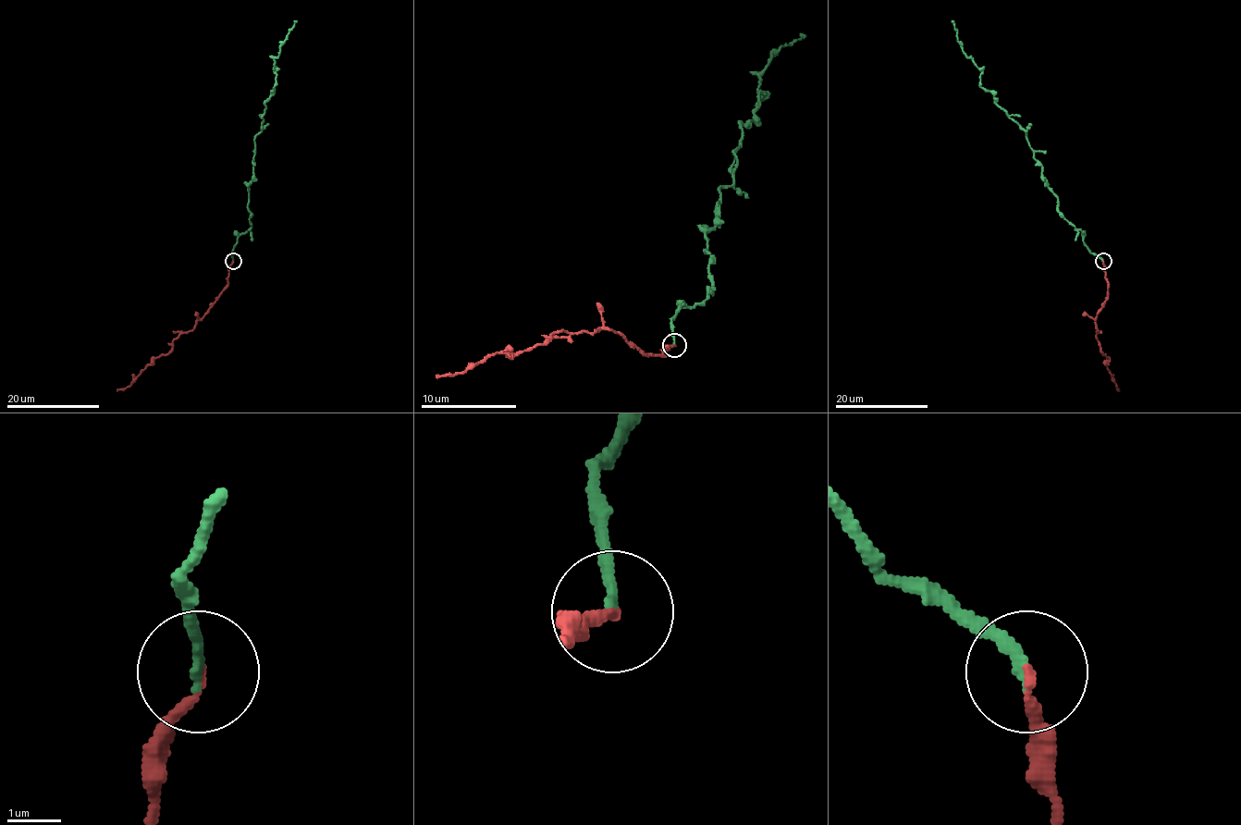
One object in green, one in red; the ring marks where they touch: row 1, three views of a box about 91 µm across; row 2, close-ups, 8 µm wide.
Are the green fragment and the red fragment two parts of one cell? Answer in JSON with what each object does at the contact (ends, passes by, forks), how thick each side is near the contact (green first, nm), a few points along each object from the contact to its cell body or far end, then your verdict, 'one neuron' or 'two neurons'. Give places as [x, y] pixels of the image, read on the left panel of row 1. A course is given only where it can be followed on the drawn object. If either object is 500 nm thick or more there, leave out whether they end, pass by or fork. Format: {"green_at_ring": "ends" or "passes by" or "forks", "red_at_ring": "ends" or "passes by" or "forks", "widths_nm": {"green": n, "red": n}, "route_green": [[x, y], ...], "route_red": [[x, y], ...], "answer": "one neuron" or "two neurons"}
{"green_at_ring": "ends", "red_at_ring": "ends", "widths_nm": {"green": 200, "red": 190}, "route_green": [[233, 261], [237, 239], [251, 227], [247, 206], [254, 139], [275, 85], [274, 59], [293, 21]], "route_red": [[233, 261], [227, 287], [205, 314], [172, 341], [167, 353], [157, 357], [129, 386], [116, 390]], "answer": "one neuron"}

